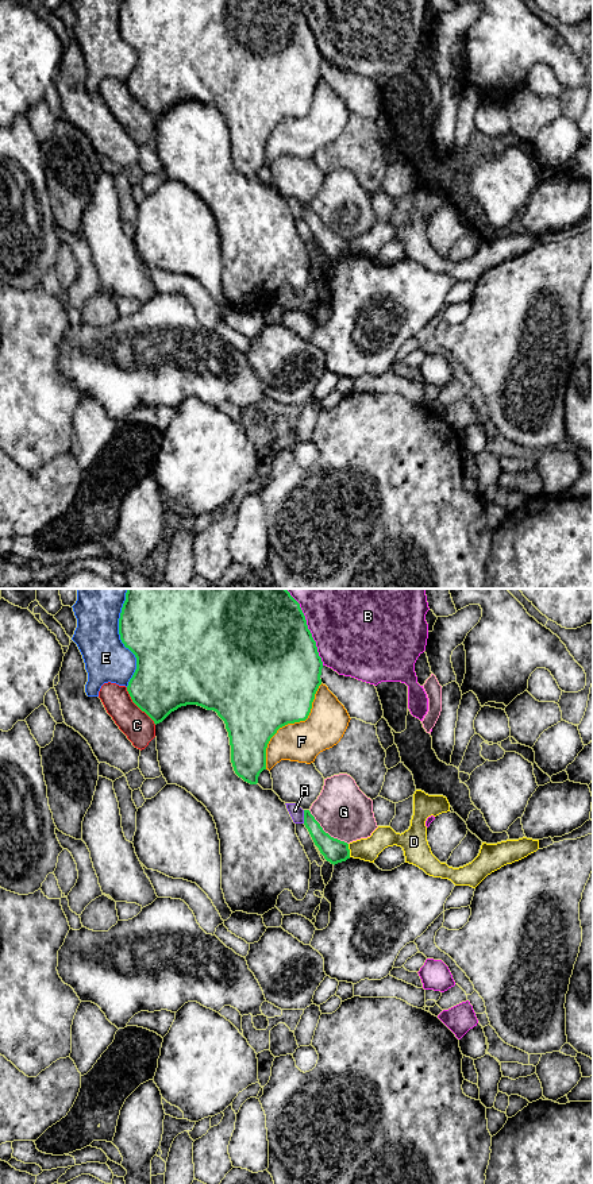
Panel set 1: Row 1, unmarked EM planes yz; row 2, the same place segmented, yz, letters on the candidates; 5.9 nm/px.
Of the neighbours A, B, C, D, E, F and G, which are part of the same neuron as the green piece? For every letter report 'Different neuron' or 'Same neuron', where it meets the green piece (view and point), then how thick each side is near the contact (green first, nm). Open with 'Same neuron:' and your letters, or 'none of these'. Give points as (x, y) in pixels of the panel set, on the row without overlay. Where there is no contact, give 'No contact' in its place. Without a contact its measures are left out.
Same neuron: none of these
A: Different neuron. Touches green at yz (304, 212). Thickness 130 nm (green) against 80 nm
B: Different neuron. Touches green at yz (311, 30). Thickness 500 nm (green) against 420 nm
C: Different neuron. Touches green at yz (138, 101). Thickness 380 nm (green) against 180 nm
D: Different neuron. Touches green at yz (349, 246). Thickness 140 nm (green) against 140 nm
E: Different neuron. Touches green at yz (124, 41). Thickness 420 nm (green) against 260 nm
F: Different neuron. Touches green at yz (289, 118). Thickness 500 nm (green) against 240 nm
G: Different neuron. Touches green at yz (324, 227). Thickness 140 nm (green) against 320 nm

